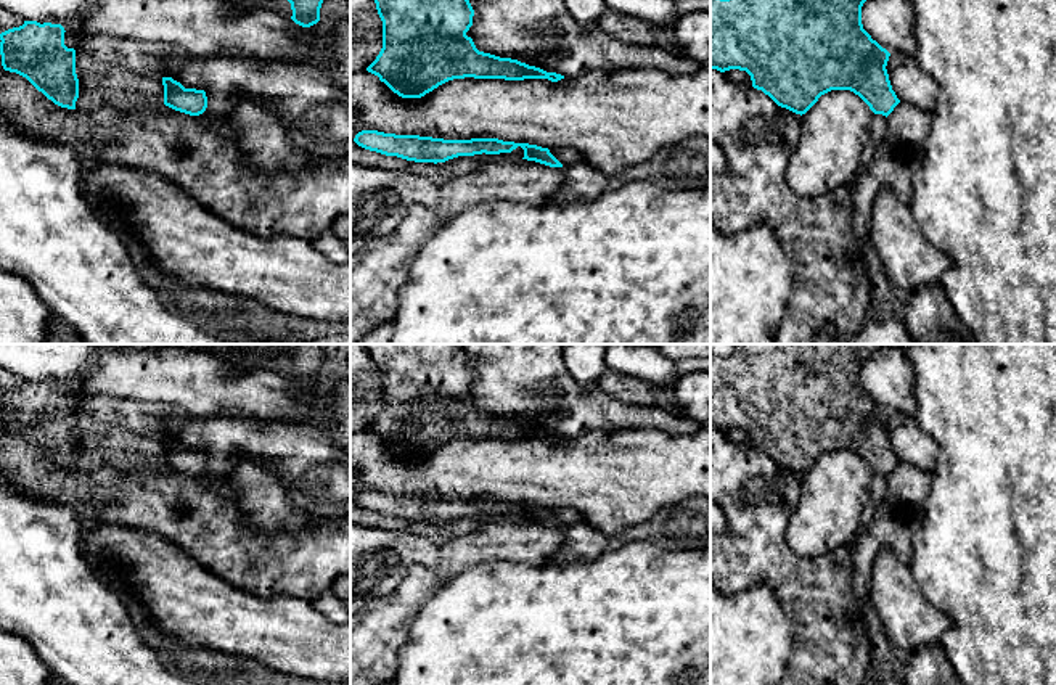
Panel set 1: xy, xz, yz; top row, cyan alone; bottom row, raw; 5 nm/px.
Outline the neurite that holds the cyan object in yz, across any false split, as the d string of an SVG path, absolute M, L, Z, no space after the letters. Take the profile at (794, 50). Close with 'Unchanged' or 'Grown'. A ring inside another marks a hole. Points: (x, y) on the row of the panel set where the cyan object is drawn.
M710 0L710 69L720 72L730 69L746 71L751 76L752 87L768 95L778 106L786 108L796 114L805 114L821 95L831 90L850 90L858 95L874 114L889 116L900 103L892 90L887 61L890 53L882 48L862 24L862 6L866 0Z. Unchanged

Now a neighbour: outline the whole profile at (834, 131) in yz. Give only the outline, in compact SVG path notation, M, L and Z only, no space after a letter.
M831 90L802 114L800 138L786 167L791 190L805 198L847 188L870 143L874 113L850 90Z

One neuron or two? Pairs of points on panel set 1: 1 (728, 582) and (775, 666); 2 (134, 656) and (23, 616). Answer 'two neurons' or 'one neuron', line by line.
1: two neurons
2: one neuron

